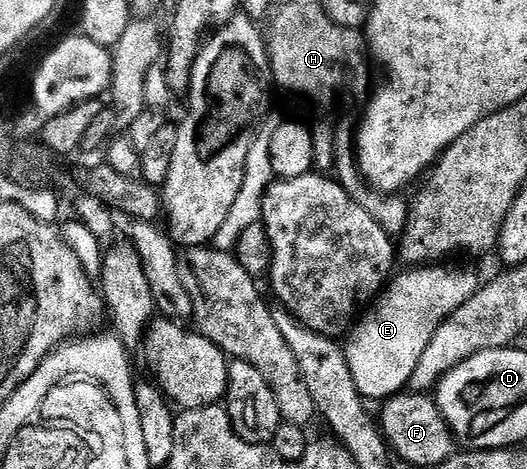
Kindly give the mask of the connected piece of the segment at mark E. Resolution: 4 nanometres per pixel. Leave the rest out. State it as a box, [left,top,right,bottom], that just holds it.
[345,266,480,402]

